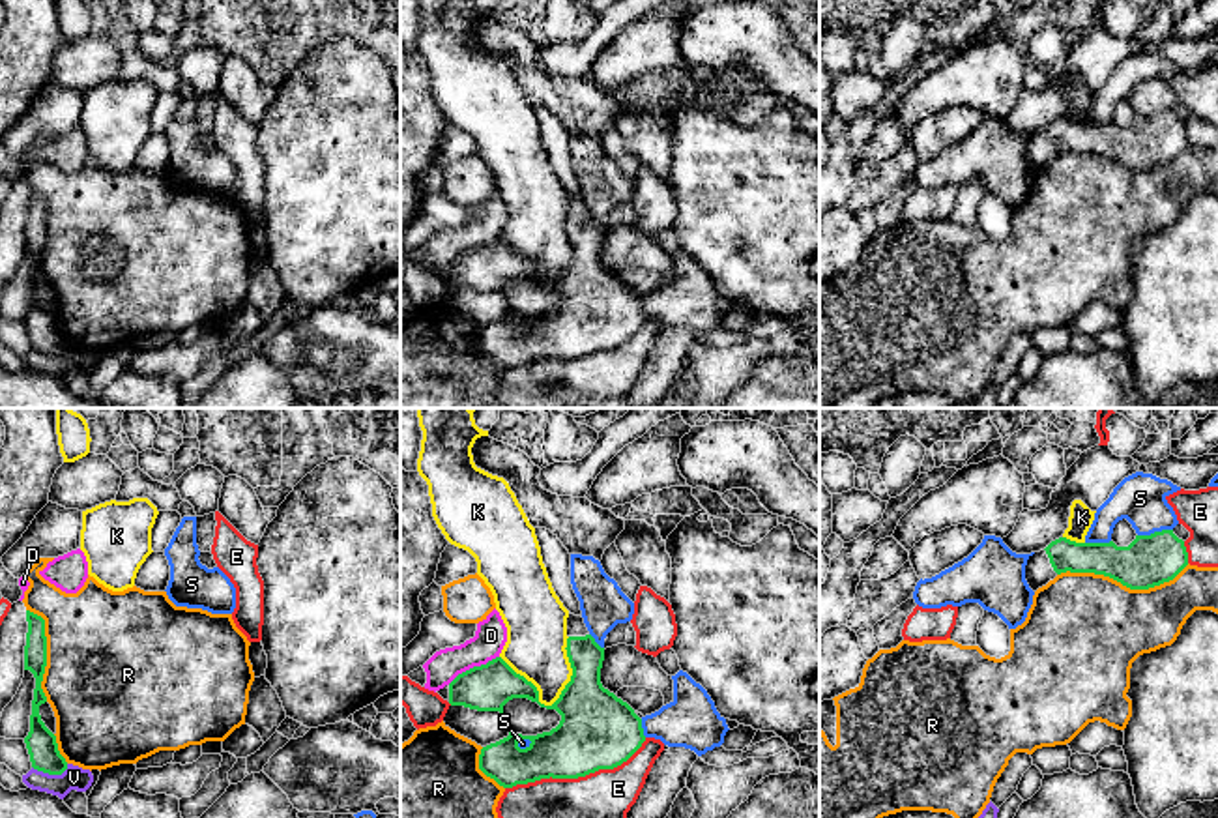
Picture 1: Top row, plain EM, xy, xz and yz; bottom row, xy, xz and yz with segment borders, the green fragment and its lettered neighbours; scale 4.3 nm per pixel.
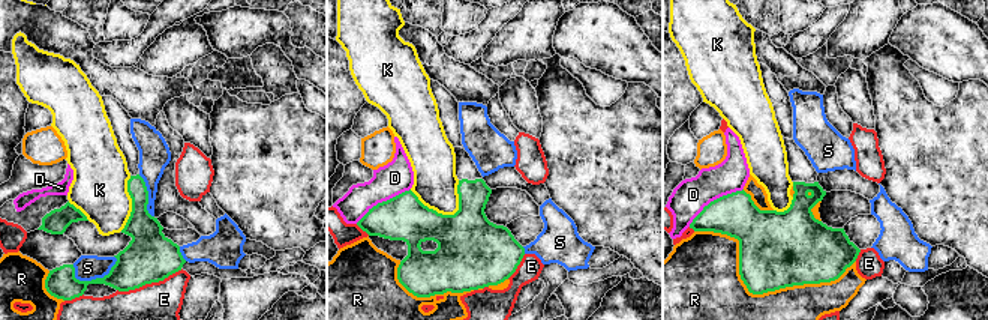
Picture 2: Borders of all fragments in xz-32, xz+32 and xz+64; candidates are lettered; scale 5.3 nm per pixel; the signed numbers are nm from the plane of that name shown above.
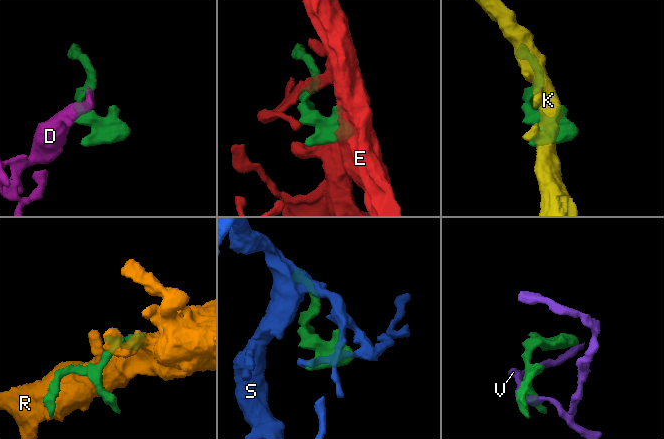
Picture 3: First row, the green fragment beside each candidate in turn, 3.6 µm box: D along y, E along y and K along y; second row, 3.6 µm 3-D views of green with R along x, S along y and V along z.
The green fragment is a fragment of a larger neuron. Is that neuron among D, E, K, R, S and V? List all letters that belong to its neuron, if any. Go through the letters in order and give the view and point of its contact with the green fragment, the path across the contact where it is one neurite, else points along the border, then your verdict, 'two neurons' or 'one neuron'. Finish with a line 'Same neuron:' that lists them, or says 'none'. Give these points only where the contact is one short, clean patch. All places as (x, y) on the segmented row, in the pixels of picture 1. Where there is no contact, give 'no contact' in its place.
D: xz (474, 667) | along xz (498, 656), (459, 672), (448, 684) | two neurons
E: xz (577, 777) | two neurons
K: xz (537, 697) | along xz (500, 656), (545, 704), (573, 674) | two neurons
R: yz (1123, 584) | two neurons
S: yz (1155, 532) | two neurons
V: xy (51, 774) | along xy (68, 764), (60, 774), (43, 774), (32, 766) | two neurons
Same neuron: none

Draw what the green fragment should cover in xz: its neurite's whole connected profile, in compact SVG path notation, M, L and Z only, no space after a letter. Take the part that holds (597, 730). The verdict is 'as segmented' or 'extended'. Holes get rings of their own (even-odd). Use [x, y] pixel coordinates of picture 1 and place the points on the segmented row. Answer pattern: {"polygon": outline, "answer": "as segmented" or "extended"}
{"polygon": "M591 635L569 636L571 681L552 706L539 702L537 687L501 657L458 674L449 683L449 704L500 711L513 698L556 709L561 721L550 732L507 738L481 749L479 769L503 788L541 779L578 779L627 762L645 741L642 719L602 687L604 648Z", "answer": "as segmented"}

